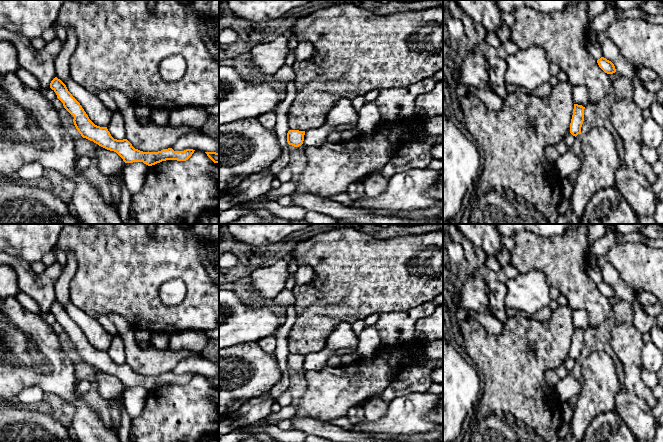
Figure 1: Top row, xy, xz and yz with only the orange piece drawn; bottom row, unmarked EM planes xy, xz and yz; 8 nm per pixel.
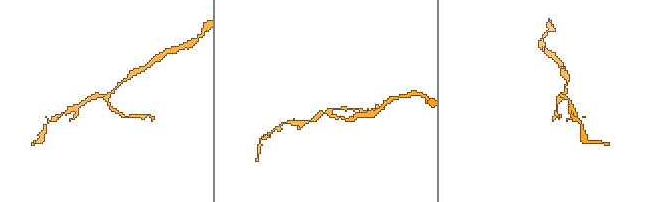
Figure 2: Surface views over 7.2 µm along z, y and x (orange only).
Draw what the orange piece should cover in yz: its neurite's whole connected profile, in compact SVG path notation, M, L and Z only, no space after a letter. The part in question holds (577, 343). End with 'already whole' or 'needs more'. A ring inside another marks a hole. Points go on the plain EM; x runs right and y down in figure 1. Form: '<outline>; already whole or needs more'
M574 328L573 339L570 347L570 357L573 360L581 358L581 351L584 345L584 333L582 329Z; already whole

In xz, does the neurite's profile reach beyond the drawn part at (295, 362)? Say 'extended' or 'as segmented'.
as segmented

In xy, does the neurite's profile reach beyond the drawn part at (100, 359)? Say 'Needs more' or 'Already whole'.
Already whole

